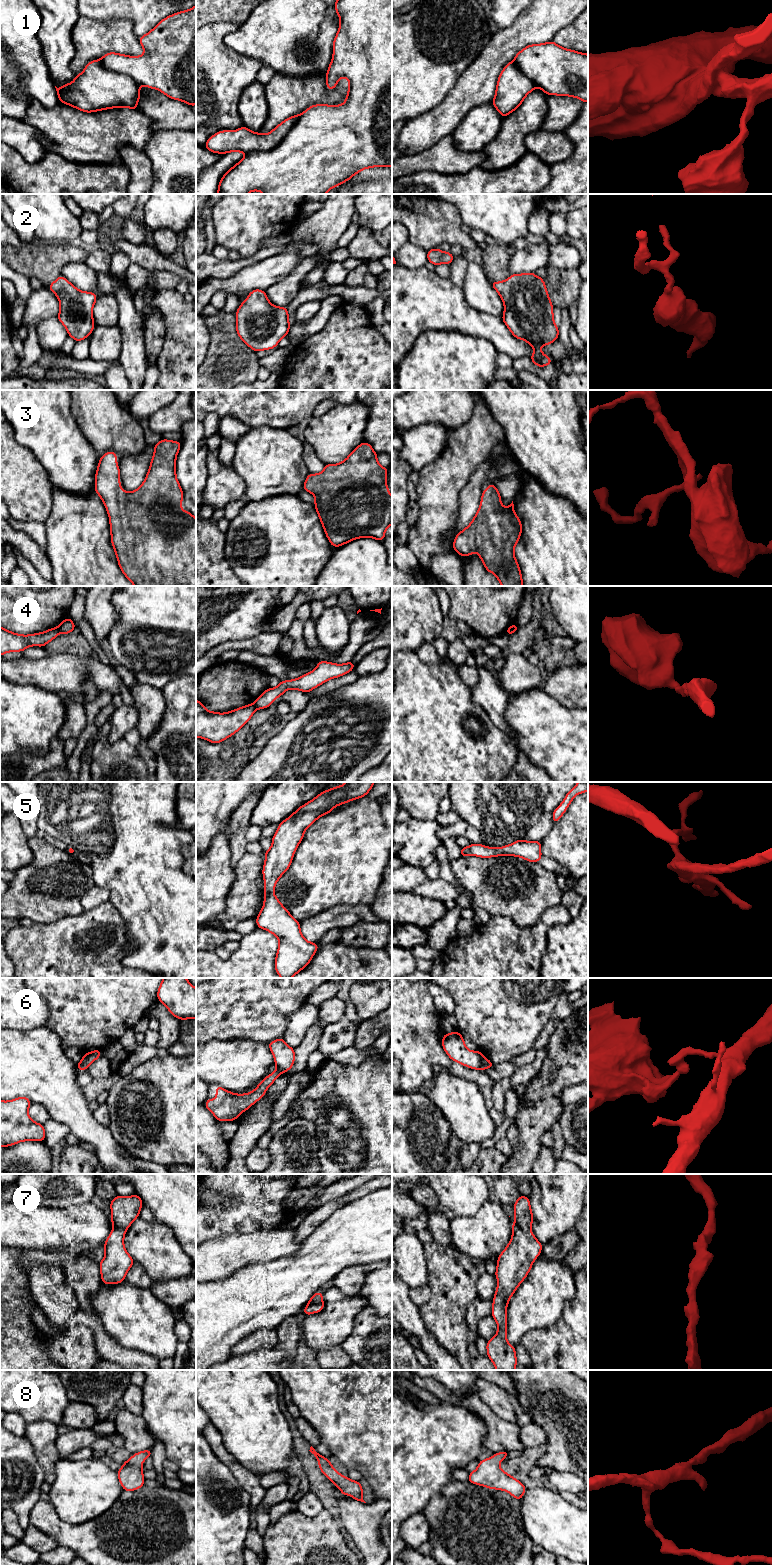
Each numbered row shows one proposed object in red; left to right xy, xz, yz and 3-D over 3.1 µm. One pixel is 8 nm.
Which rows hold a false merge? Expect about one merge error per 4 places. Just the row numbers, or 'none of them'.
1, 4, 6

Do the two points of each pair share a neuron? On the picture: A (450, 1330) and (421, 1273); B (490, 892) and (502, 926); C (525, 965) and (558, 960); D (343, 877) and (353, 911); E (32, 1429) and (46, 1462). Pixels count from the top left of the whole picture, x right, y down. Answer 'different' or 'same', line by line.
A: different
B: different
C: different
D: different
E: same

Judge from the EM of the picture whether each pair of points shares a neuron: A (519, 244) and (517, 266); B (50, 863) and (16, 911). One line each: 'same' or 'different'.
A: different
B: same

